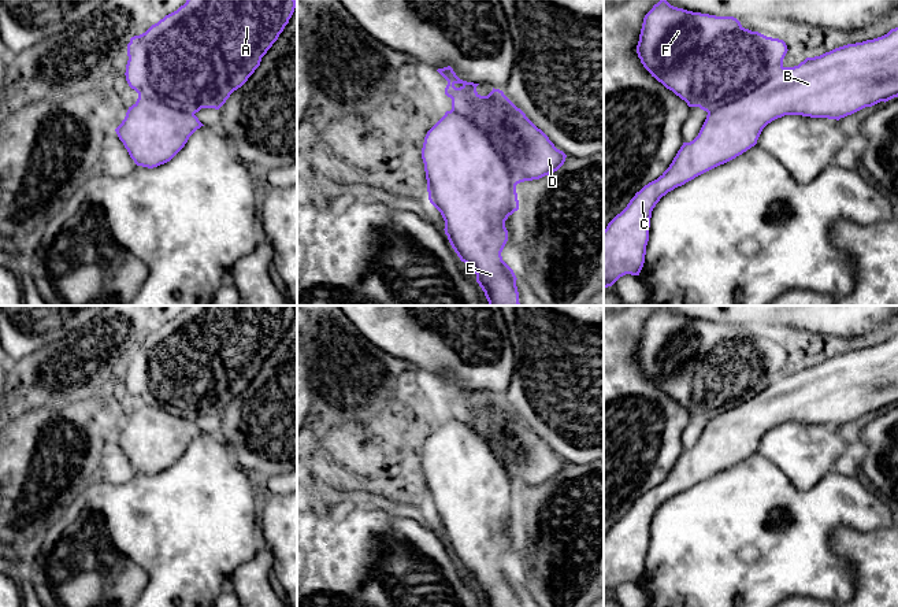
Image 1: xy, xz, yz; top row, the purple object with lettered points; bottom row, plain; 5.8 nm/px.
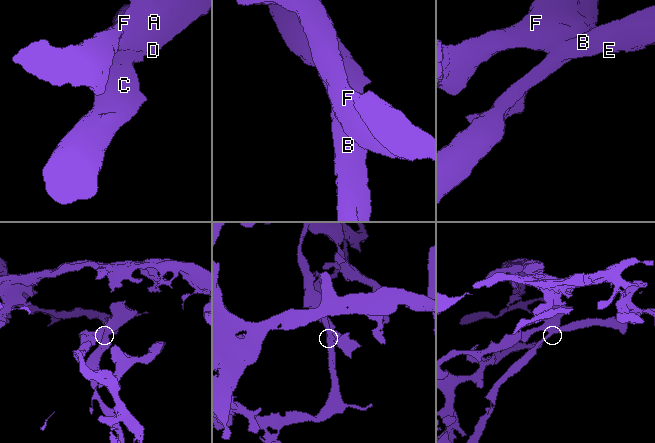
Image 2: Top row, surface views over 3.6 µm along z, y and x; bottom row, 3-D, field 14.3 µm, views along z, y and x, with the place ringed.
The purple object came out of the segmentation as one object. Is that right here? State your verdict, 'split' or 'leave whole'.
leave whole

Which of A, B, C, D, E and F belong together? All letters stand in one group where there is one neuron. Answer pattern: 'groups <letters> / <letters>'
groups A B C D E F

